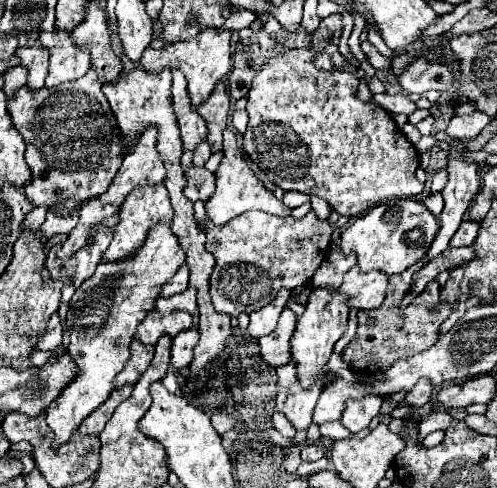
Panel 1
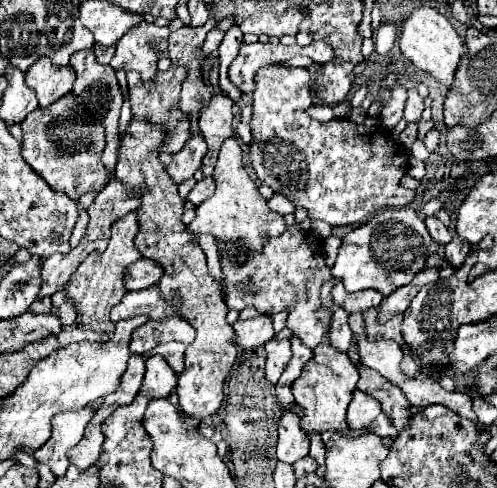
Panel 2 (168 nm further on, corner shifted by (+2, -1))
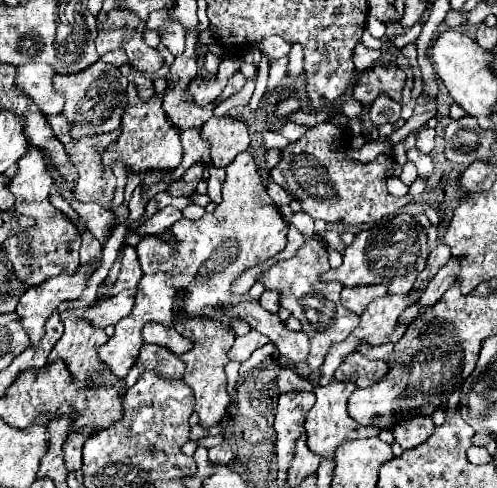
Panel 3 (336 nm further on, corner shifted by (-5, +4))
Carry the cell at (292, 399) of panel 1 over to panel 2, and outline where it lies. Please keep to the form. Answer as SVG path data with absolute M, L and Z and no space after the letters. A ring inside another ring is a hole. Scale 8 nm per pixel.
M284 413L278 421L278 433L278 461L294 465L298 459L308 455L310 443L300 429L300 417L294 413Z

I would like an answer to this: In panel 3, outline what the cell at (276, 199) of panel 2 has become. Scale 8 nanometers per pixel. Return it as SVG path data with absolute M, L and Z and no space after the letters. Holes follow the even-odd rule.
M269 182L267 184L267 192L269 192L269 196L273 198L273 202L277 204L277 208L283 208L283 206L287 206L287 204L291 204L291 196L281 188L281 186L277 186L275 182Z

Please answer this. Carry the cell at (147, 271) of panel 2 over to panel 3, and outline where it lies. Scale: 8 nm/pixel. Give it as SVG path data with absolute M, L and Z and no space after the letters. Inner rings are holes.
M125 246L123 258L121 258L121 272L119 272L119 278L115 282L115 290L111 290L111 294L117 294L125 288L135 288L141 278L143 278L143 270L139 266L137 252L133 246Z

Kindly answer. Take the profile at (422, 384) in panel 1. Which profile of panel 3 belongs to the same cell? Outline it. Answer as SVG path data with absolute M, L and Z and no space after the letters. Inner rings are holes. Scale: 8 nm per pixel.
M298 212L293 214L290 223L295 225L306 237L305 244L297 250L297 254L293 258L273 264L257 280L267 290L277 290L279 304L283 308L287 308L303 324L303 332L311 340L311 350L307 362L312 371L317 372L319 371L317 368L324 362L328 347L337 342L343 342L347 338L347 334L351 334L351 330L355 330L355 326L359 324L359 314L349 312L341 304L339 292L343 286L339 282L321 282L321 274L329 270L329 260L327 260L327 248L323 246L323 242L312 238L314 219L305 212ZM307 312L311 312L311 314L307 314Z

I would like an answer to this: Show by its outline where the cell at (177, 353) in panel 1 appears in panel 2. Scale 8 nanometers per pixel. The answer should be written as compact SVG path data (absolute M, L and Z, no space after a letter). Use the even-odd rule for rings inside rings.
M172 341L172 343L164 343L152 351L148 351L144 357L152 357L152 355L162 355L166 359L166 363L174 369L176 375L180 375L180 371L184 371L184 351L186 351L186 345L184 343L178 343L178 341Z

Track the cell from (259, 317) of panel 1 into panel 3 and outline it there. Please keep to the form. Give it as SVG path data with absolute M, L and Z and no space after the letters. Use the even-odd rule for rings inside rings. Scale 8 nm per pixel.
M251 330L249 334L235 338L235 344L229 350L229 358L237 360L237 362L245 362L251 356L251 352L255 352L261 346L265 346L267 342L269 342L267 336L259 334L257 330Z

